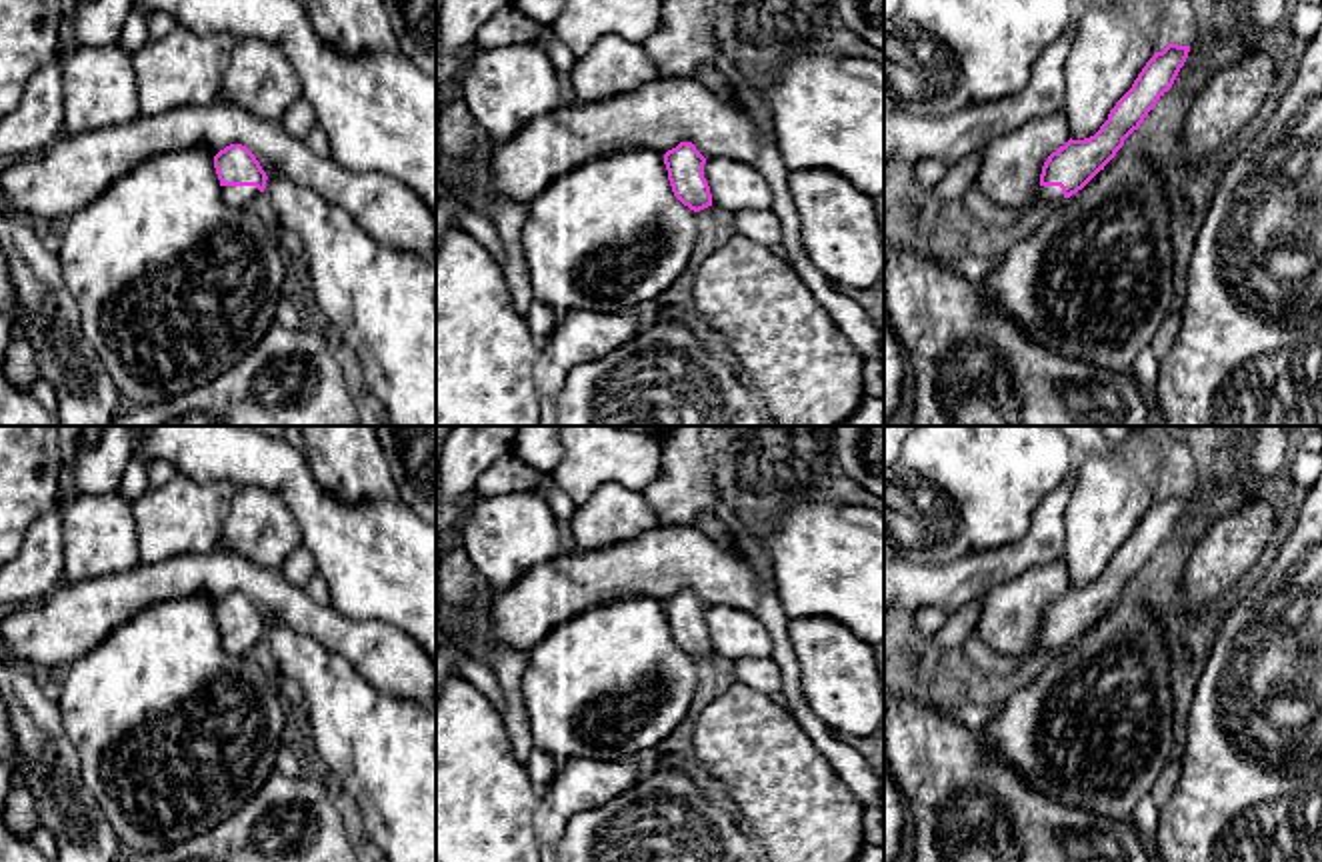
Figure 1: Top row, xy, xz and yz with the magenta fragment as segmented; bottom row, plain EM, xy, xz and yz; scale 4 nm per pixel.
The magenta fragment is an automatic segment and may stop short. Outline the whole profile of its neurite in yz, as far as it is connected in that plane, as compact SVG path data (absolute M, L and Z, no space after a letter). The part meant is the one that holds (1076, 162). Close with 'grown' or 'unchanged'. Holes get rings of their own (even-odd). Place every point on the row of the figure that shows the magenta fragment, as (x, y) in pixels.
M1168 44L1146 62L1132 88L1110 110L1100 130L1084 140L1068 140L1048 156L1040 188L1032 202L1020 208L1032 220L1082 190L1140 128L1156 102L1172 88L1190 46Z; grown

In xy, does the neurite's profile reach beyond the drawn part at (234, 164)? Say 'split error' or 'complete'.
split error

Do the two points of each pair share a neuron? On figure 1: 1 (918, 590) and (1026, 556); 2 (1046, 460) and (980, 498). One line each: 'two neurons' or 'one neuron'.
1: one neuron
2: one neuron

